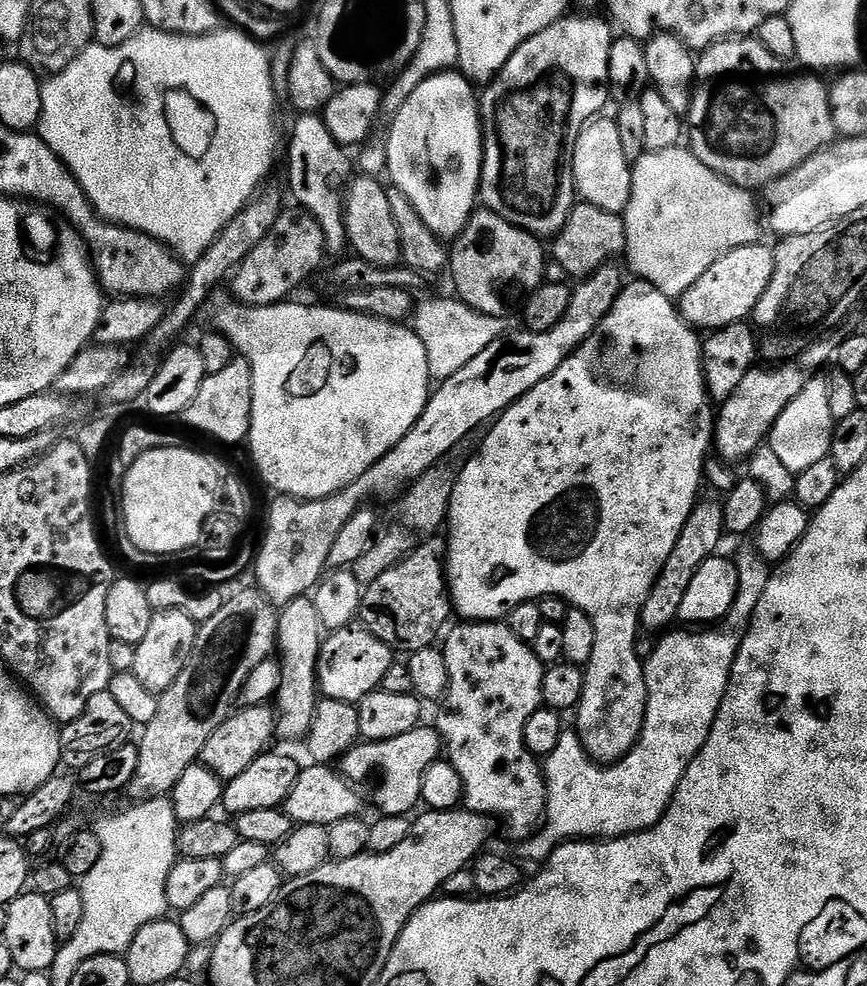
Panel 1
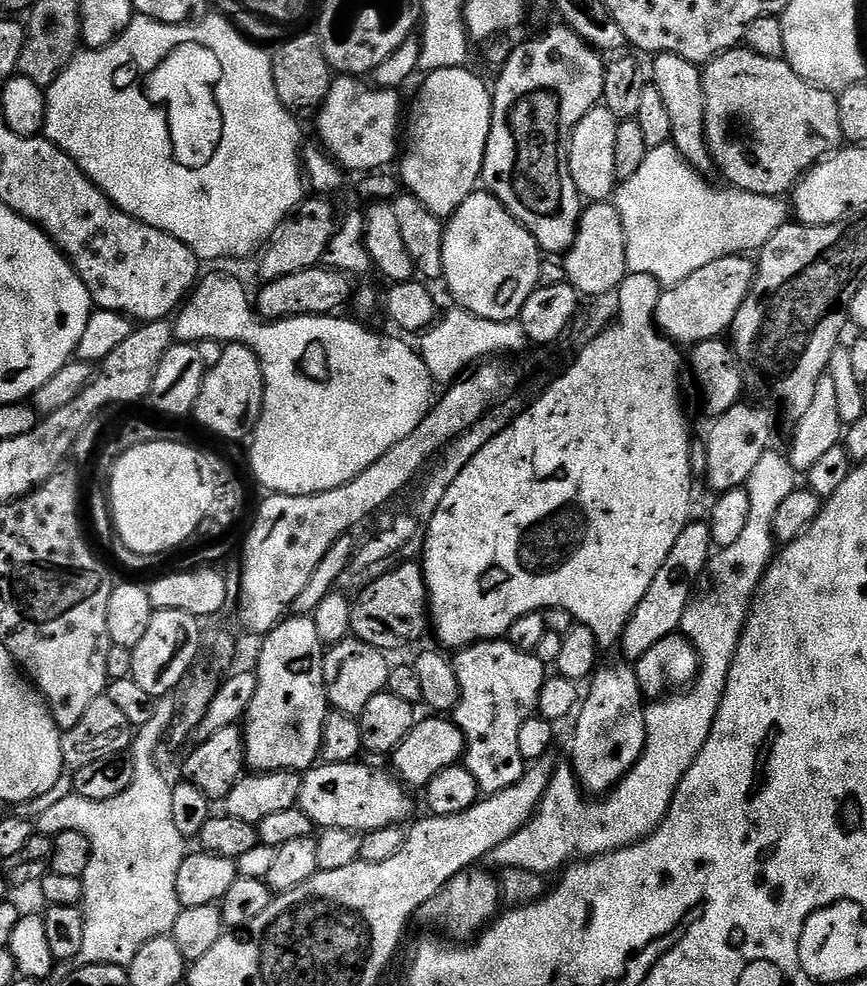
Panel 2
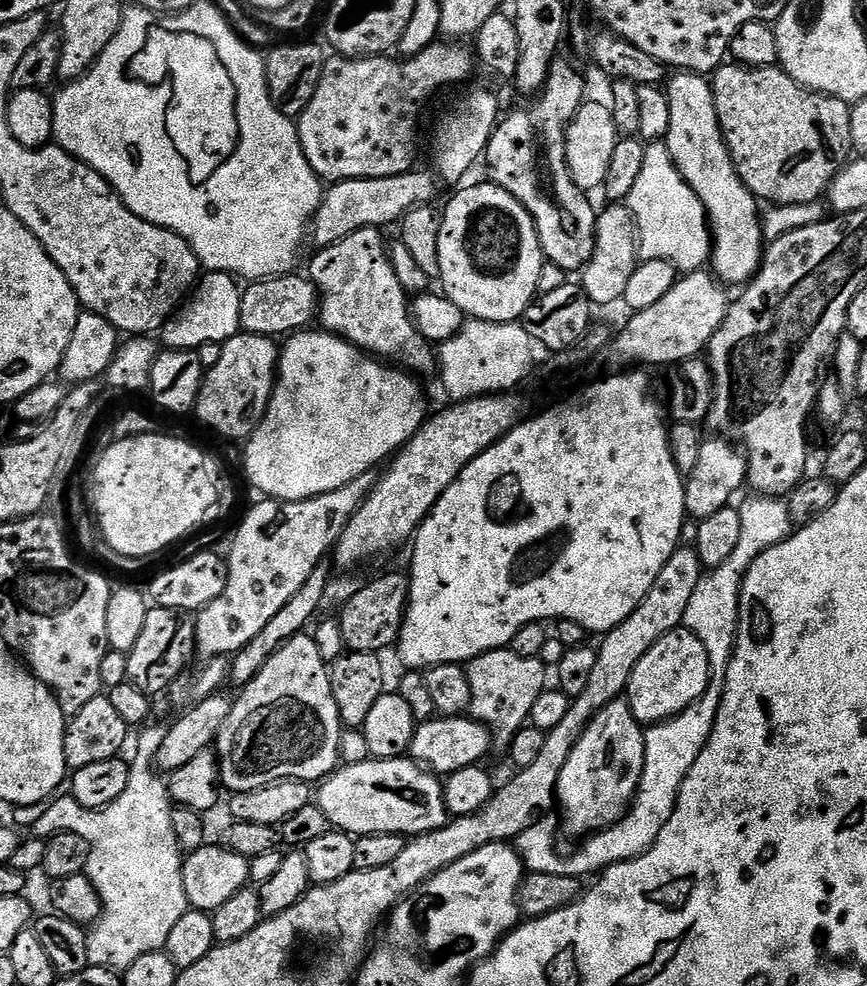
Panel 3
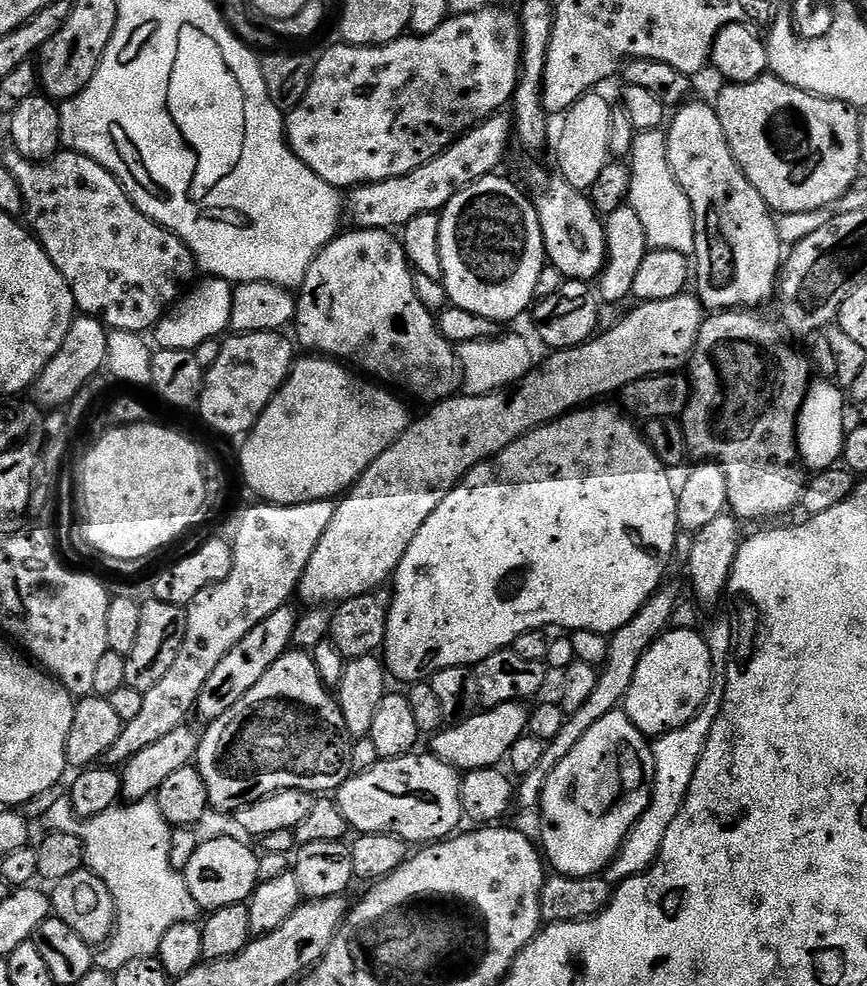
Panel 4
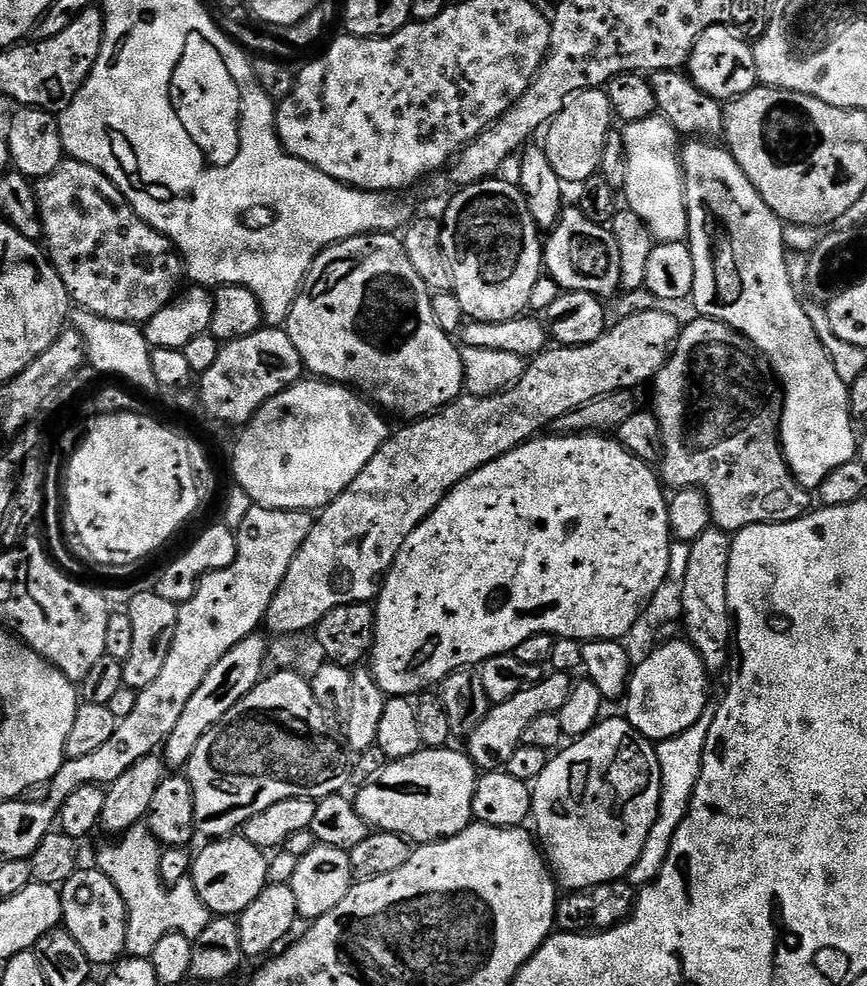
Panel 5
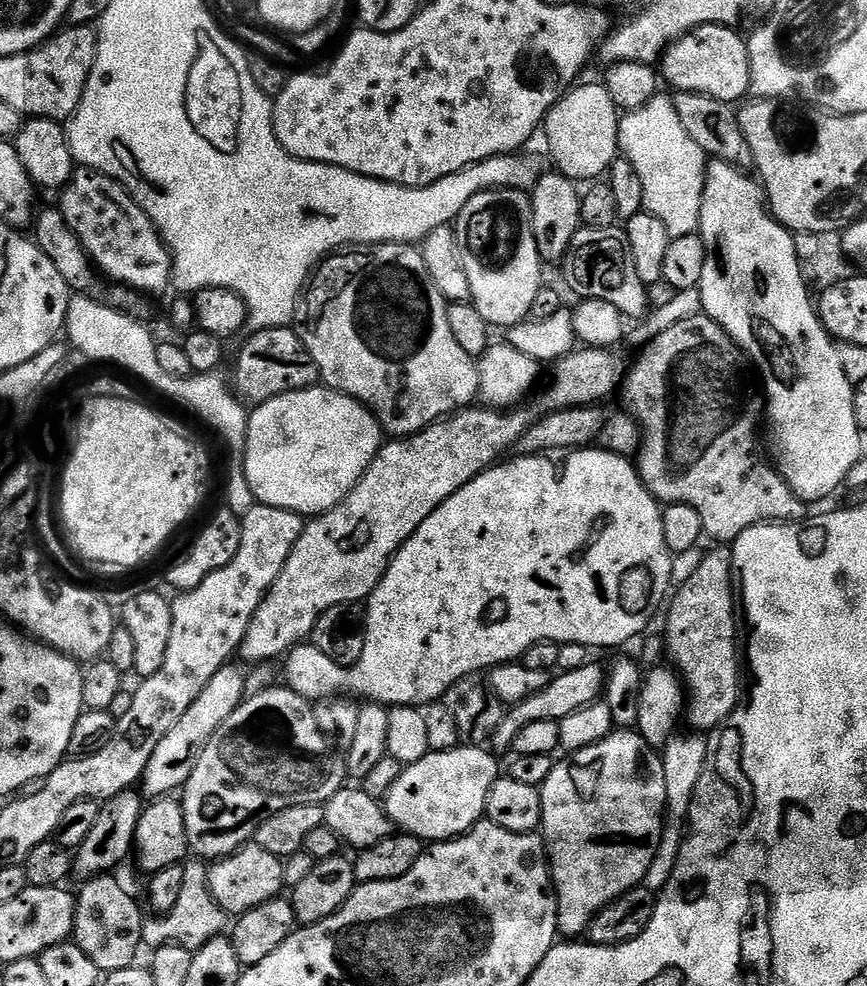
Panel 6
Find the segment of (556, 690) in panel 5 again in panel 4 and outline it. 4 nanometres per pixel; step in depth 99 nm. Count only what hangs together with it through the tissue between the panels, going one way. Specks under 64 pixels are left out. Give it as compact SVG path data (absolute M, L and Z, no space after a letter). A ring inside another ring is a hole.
M514 700L493 708L485 707L477 711L476 715L461 720L459 724L445 727L431 737L431 755L437 756L461 773L497 767L507 757L510 746L514 746L514 742L518 742L518 738L527 733L528 714L529 709L523 703Z

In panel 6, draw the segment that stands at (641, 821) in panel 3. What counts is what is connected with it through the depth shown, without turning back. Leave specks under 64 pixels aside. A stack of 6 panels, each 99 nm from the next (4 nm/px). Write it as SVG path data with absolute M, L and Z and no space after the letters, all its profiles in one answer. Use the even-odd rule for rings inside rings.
M676 734L664 745L662 755L664 757L664 769L666 770L666 819L664 821L664 833L660 839L658 850L654 854L654 862L650 862L650 870L646 874L643 887L652 892L659 893L666 886L670 874L676 865L676 859L680 853L680 843L686 835L686 821L688 812L694 807L694 790L698 778L702 778L702 770L706 768L708 757L708 742L703 735L691 734L692 736L681 736Z

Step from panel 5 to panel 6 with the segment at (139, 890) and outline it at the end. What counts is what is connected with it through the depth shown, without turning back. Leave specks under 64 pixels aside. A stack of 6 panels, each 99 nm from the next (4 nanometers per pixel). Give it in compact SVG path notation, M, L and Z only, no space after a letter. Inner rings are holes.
M204 862L184 864L182 894L179 896L174 910L153 915L144 921L143 943L147 947L149 944L149 949L155 950L167 944L177 944L193 953L202 946L206 946L206 942L210 942L210 938L221 935L225 931L224 920L226 921L226 913L218 906L214 894L210 894L208 870L209 865Z

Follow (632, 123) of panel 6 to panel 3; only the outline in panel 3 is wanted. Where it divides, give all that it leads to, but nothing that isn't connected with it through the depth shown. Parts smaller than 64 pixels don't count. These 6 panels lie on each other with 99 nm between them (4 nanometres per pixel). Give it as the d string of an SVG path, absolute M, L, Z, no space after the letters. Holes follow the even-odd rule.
M652 142L647 145L642 170L634 181L634 190L630 190L626 203L636 220L641 261L670 262L680 274L699 272L709 263L712 229L708 226L708 214L698 194L690 190L674 166L667 143Z

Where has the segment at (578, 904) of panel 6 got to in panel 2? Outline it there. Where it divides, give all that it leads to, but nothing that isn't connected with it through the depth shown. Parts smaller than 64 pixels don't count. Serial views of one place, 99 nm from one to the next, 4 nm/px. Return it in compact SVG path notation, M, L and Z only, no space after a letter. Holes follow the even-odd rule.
M620 662L617 668L601 671L600 684L583 697L578 709L576 733L572 736L570 763L580 787L588 794L607 794L615 788L644 753L646 742L646 697L635 682L636 670L631 663Z

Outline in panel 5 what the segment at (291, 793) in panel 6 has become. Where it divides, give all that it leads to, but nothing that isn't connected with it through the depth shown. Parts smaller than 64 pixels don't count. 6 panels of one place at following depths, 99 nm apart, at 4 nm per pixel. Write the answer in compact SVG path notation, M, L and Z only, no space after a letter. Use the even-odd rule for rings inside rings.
M293 670L291 672L279 672L273 676L264 676L260 683L254 686L254 690L250 690L250 694L246 694L246 698L242 698L242 702L238 702L238 706L234 706L234 710L230 710L230 714L226 714L226 718L222 718L222 722L215 724L204 735L202 742L198 742L198 750L194 750L194 754L190 758L186 775L194 790L194 814L201 837L223 838L239 833L244 824L250 822L250 818L254 818L254 814L262 814L262 810L274 806L274 802L286 802L286 798L310 798L317 801L327 796L343 793L345 791L344 787L349 787L352 784L354 756L348 747L347 740L344 738L344 733L337 725L336 728L332 725L333 717L326 710L322 710L322 706L318 704L318 698L314 696L311 683L305 677L303 680L298 673L299 671Z

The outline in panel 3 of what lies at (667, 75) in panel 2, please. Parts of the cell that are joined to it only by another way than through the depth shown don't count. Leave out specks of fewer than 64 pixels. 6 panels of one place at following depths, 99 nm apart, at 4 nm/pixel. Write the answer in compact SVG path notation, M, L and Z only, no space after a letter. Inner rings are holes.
M680 70L673 76L676 77L673 80L671 77L666 84L668 101L670 102L670 130L666 137L666 143L670 150L670 158L682 174L682 178L690 186L690 190L694 190L694 194L698 194L698 198L708 214L708 226L712 229L711 271L716 279L725 285L747 285L752 277L759 272L760 262L764 259L766 241L762 223L762 208L759 208L761 205L758 203L758 197L744 185L738 170L734 166L732 155L726 146L718 122L711 83L698 72Z

